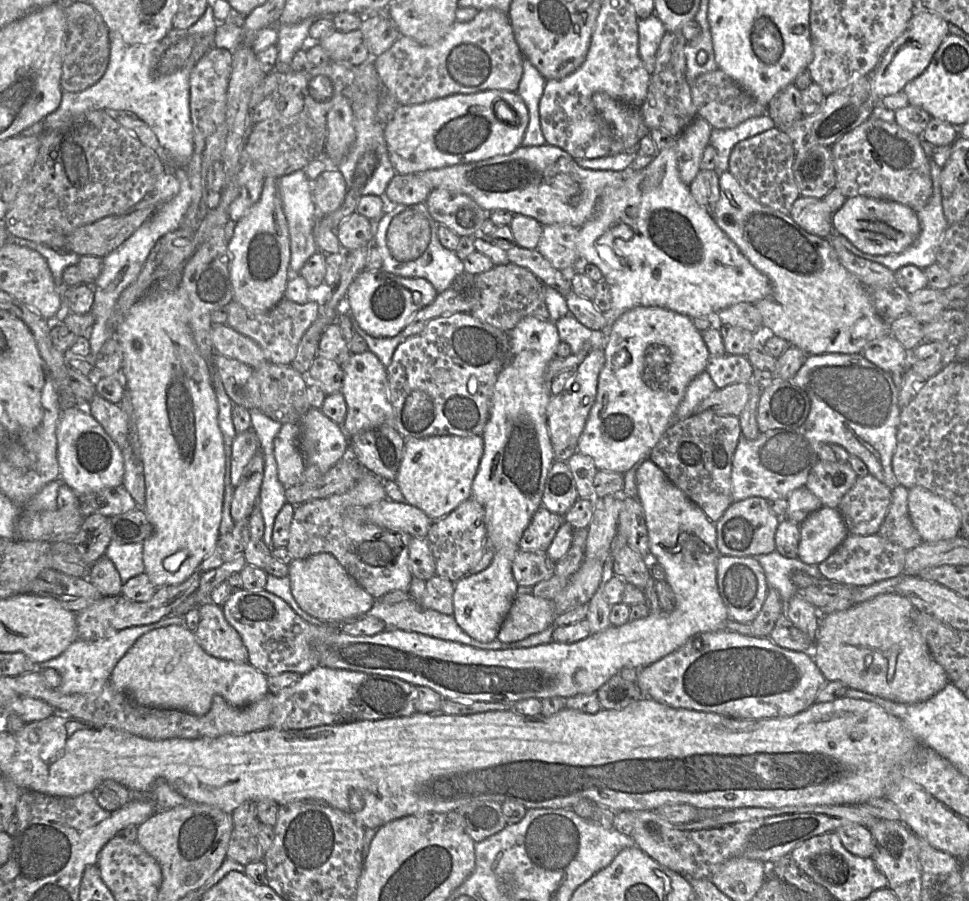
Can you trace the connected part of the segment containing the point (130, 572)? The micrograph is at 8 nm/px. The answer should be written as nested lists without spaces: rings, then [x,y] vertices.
[[[109,543],[104,555],[109,558],[117,569],[122,584],[130,578],[144,573],[143,543]]]

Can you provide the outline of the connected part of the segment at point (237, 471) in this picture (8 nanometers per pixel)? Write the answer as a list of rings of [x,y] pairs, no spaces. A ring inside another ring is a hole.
[[[249,428],[242,433],[236,433],[231,457],[231,484],[234,488],[238,486],[245,467],[258,451],[259,441],[254,430]]]

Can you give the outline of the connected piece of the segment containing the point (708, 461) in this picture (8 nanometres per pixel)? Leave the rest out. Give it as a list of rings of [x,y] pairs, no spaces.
[[[712,412],[697,413],[673,422],[651,452],[650,460],[716,524],[734,502],[732,465],[741,437],[740,417],[718,416]]]

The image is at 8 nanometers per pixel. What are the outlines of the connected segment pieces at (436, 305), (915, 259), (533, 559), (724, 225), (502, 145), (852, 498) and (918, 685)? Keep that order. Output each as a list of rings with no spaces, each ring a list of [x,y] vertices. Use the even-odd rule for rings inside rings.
[[[463,272],[453,283],[428,306],[418,311],[412,321],[402,330],[402,336],[419,334],[429,322],[438,317],[449,317],[456,313],[472,313],[479,305],[481,291],[476,275]]]
[[[921,139],[921,144],[922,144],[922,147],[924,148],[924,151],[927,157],[929,158],[931,179],[933,183],[933,192],[928,203],[921,210],[916,212],[918,220],[919,220],[919,224],[920,224],[920,234],[918,238],[916,239],[916,241],[900,253],[894,253],[894,254],[889,254],[885,256],[880,256],[880,255],[878,256],[878,255],[871,255],[871,254],[864,253],[860,251],[859,249],[857,249],[845,237],[838,236],[840,243],[849,252],[853,253],[854,255],[858,257],[881,264],[884,267],[888,268],[889,270],[893,271],[894,273],[900,268],[907,265],[913,265],[924,270],[925,268],[934,264],[936,262],[936,254],[937,254],[938,248],[943,240],[946,230],[950,226],[944,216],[943,208],[942,208],[941,185],[940,185],[940,174],[941,174],[942,168],[937,166],[931,158],[934,147],[929,145],[923,139]]]
[[[519,550],[512,563],[512,573],[519,587],[534,587],[555,575],[555,565],[547,552]]]
[[[729,171],[719,174],[719,191],[714,222],[749,262],[771,282],[771,294],[755,304],[762,315],[763,328],[770,328],[776,337],[786,340],[807,355],[862,354],[870,342],[890,334],[889,322],[877,313],[870,290],[841,265],[828,238],[809,234],[789,214],[761,205],[741,188]],[[727,192],[731,194],[736,207],[730,204]]]
[[[486,90],[473,94],[454,94],[417,105],[399,106],[385,127],[384,138],[396,174],[409,175],[510,154],[522,145],[529,120],[528,107],[517,92]],[[499,101],[508,103],[515,110],[517,124],[503,122],[497,117],[495,105]]]
[[[871,474],[858,477],[838,509],[850,535],[877,534],[891,504],[892,490]]]
[[[896,592],[879,594],[849,608],[823,615],[812,657],[827,682],[840,681],[850,689],[902,704],[924,702],[949,683],[945,670],[933,659],[918,628],[916,609],[905,596]]]

